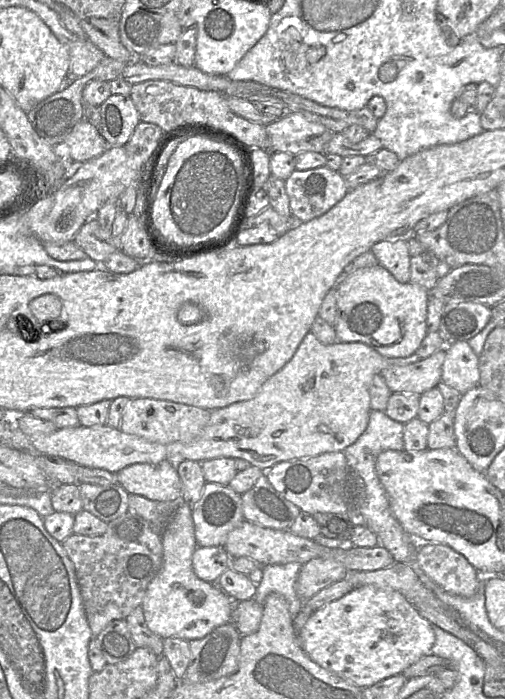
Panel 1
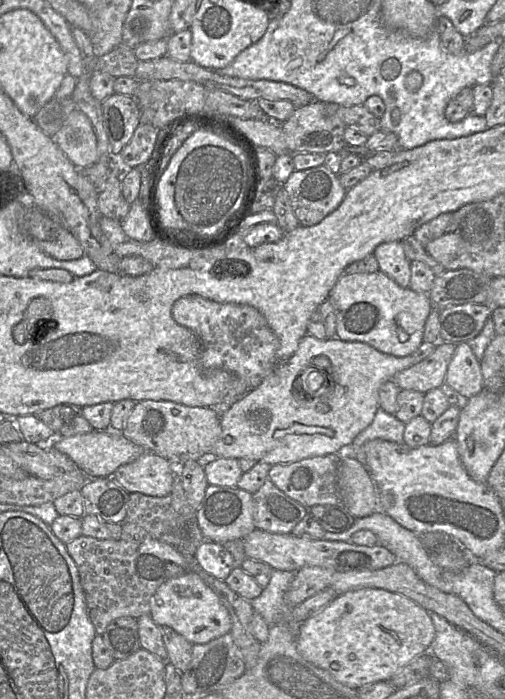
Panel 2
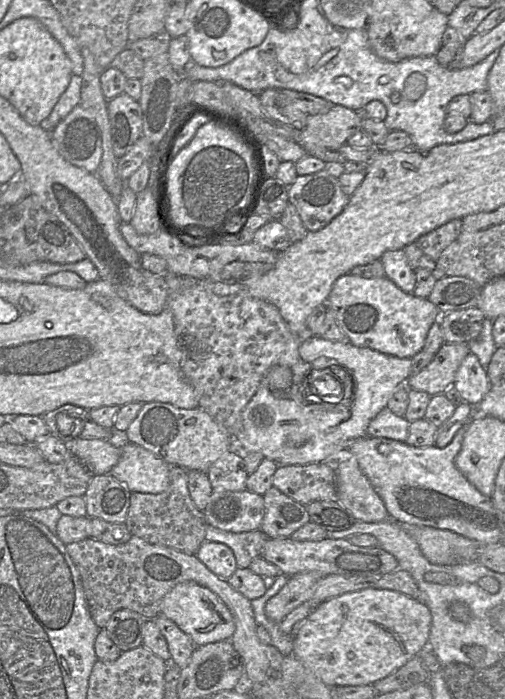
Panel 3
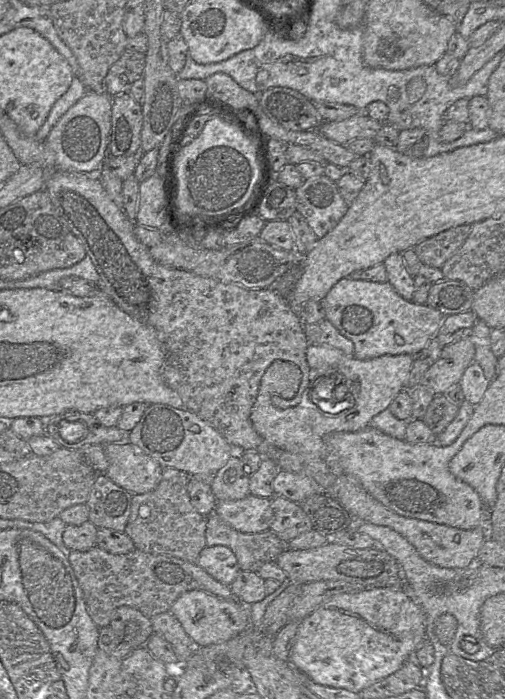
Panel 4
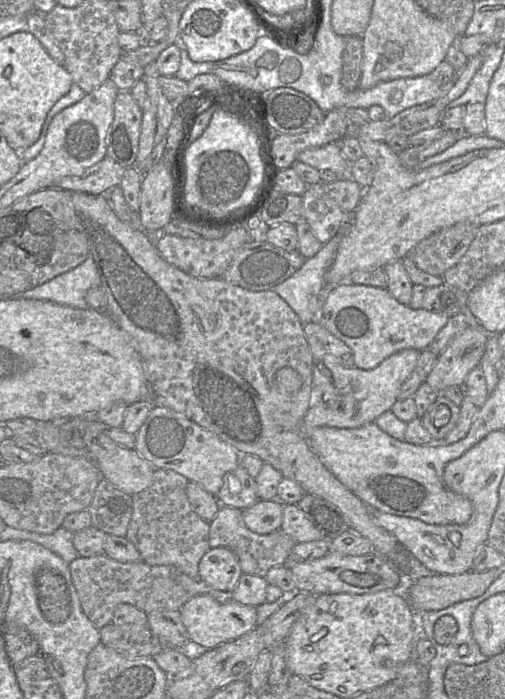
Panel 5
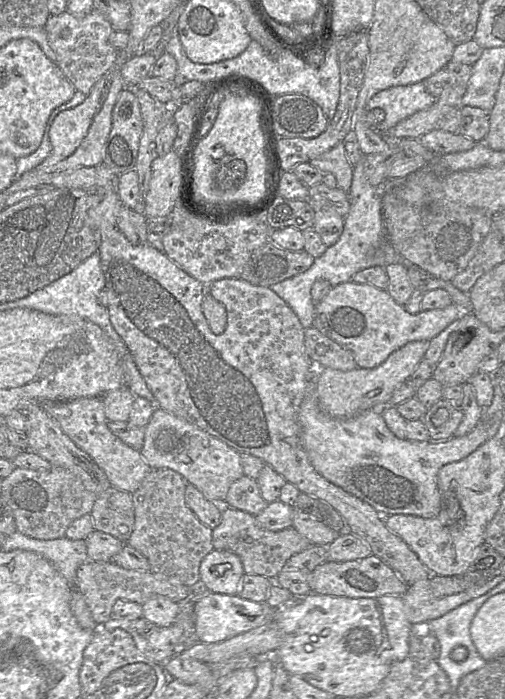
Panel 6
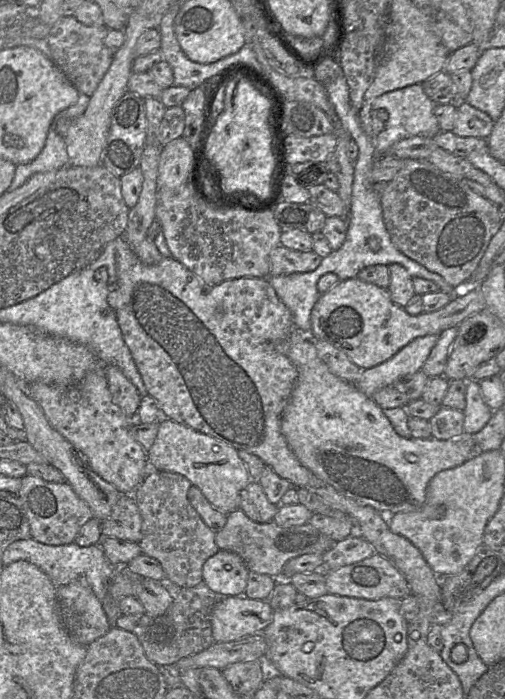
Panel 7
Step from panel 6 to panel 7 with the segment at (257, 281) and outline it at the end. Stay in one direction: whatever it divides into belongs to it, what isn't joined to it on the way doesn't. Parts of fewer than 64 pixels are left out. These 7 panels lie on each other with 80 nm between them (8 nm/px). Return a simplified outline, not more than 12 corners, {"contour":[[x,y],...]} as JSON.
{"contour":[[279,245],[269,254],[269,276],[311,272],[313,251]]}

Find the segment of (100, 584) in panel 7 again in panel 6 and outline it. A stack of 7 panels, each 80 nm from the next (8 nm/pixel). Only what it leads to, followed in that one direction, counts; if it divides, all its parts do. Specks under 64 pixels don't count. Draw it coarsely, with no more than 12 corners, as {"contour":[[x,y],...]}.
{"contour":[[11,534],[2,551],[32,551],[73,586],[89,561],[84,540]]}

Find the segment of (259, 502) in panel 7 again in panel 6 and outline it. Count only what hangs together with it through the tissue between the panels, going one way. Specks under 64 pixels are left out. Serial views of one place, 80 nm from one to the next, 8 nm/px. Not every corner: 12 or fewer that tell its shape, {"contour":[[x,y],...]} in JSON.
{"contour":[[256,479],[234,481],[223,504],[252,514],[268,505]]}

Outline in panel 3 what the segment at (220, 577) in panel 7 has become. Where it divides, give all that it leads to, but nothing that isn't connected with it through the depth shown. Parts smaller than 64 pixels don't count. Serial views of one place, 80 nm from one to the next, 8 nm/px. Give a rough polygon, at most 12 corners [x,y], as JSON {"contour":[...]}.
{"contour":[[205,540],[196,557],[228,580],[237,569],[233,551]]}

